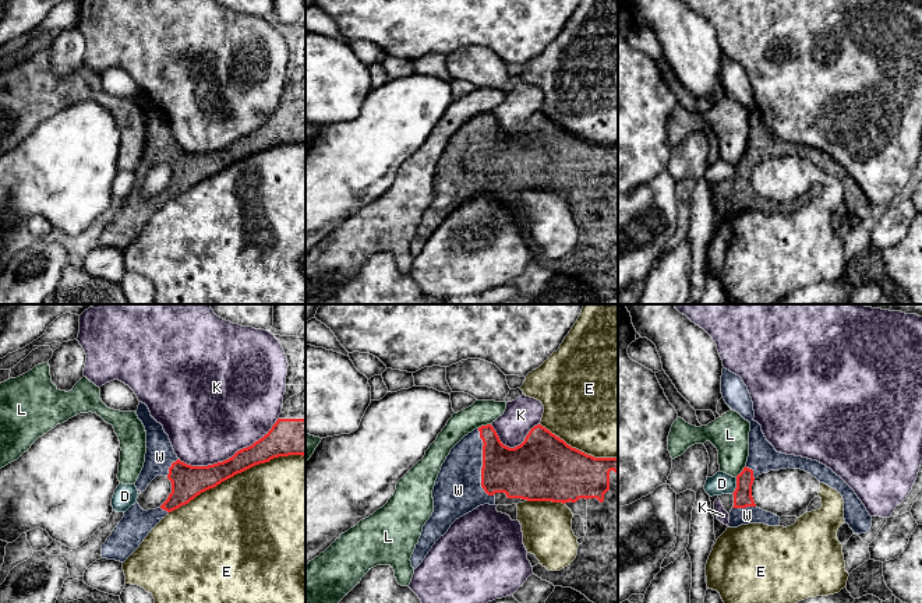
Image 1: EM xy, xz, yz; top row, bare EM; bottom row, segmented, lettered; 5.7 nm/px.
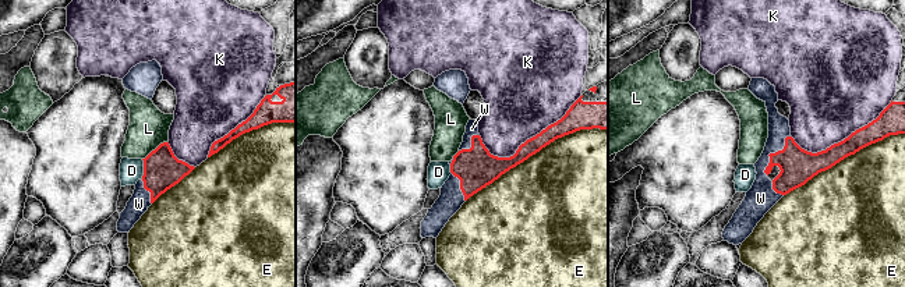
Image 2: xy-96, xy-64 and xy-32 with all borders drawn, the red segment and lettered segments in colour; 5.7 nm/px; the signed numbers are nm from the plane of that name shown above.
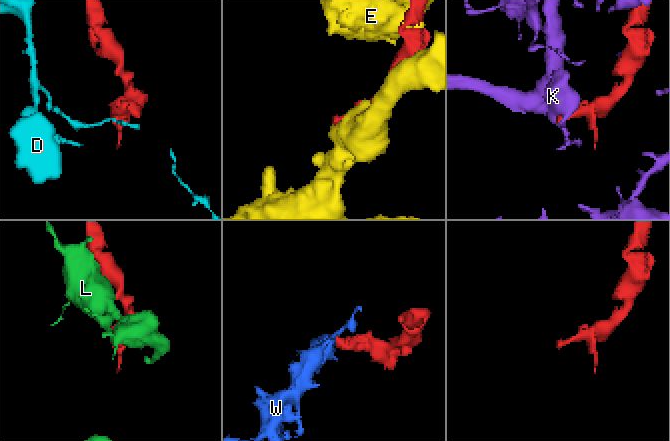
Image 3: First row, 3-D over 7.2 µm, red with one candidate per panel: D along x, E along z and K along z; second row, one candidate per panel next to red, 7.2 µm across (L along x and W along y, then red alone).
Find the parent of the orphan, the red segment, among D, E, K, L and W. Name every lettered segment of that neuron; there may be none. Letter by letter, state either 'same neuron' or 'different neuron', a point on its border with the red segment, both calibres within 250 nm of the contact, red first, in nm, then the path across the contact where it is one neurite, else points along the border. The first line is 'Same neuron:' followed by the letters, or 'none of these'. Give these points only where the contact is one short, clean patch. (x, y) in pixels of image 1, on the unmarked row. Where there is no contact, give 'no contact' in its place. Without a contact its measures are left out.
Same neuron: W
D: different neuron; meets red in yz at (737, 173); 110 nm thick on the red side, 130 nm on the other; border along yz (737, 165), (737, 173), (731, 180)
E: different neuron; meets red in xy at (236, 161); 160 nm thick on the red side, 480 nm on the other
K: different neuron; meets red in xy at (229, 145); 170 nm thick on the red side, 480 nm on the other
L: different neuron; meets red in xz at (483, 113); 220 nm thick on the red side, 140 nm on the other
W: same neuron; meets red in xz at (483, 151); 300 nm thick on the red side, 280 nm on the other

